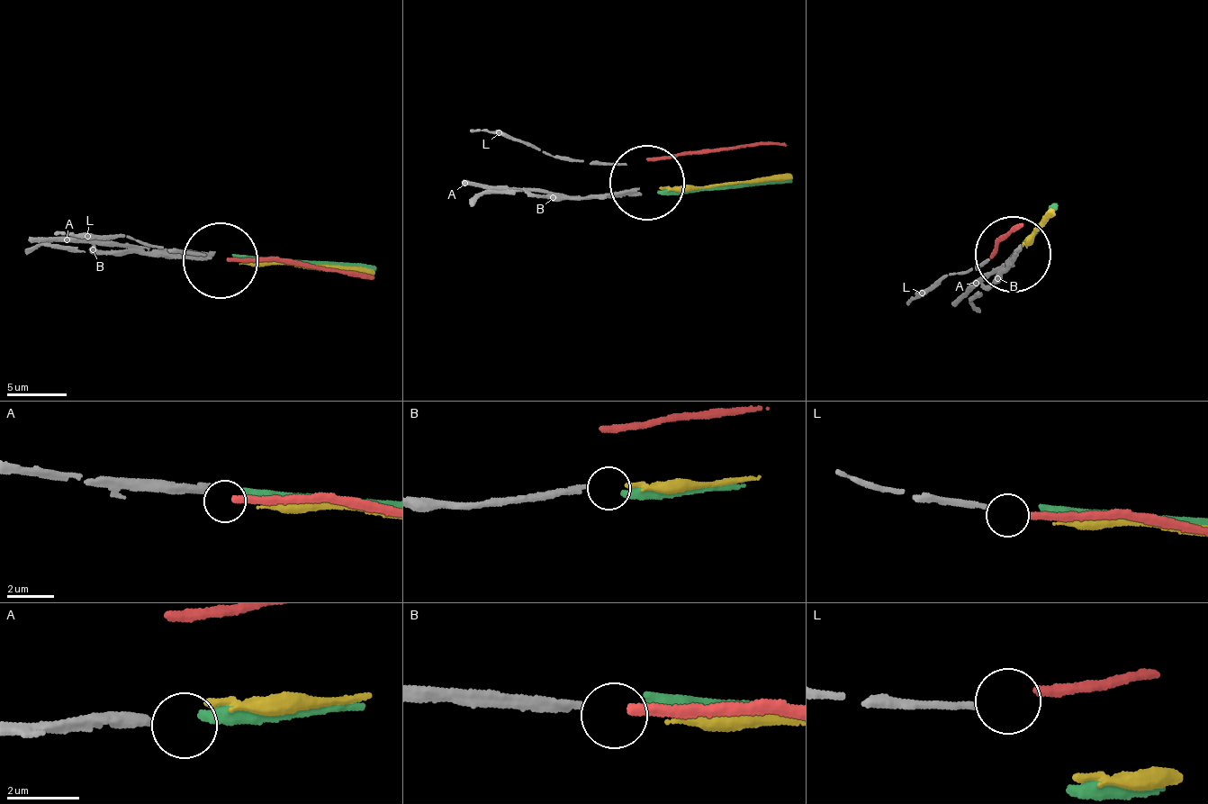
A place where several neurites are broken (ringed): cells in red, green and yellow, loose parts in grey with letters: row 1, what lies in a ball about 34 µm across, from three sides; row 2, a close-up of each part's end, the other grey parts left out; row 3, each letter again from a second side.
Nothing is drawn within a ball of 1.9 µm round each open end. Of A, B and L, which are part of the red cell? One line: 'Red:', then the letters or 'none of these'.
Red: none of these

